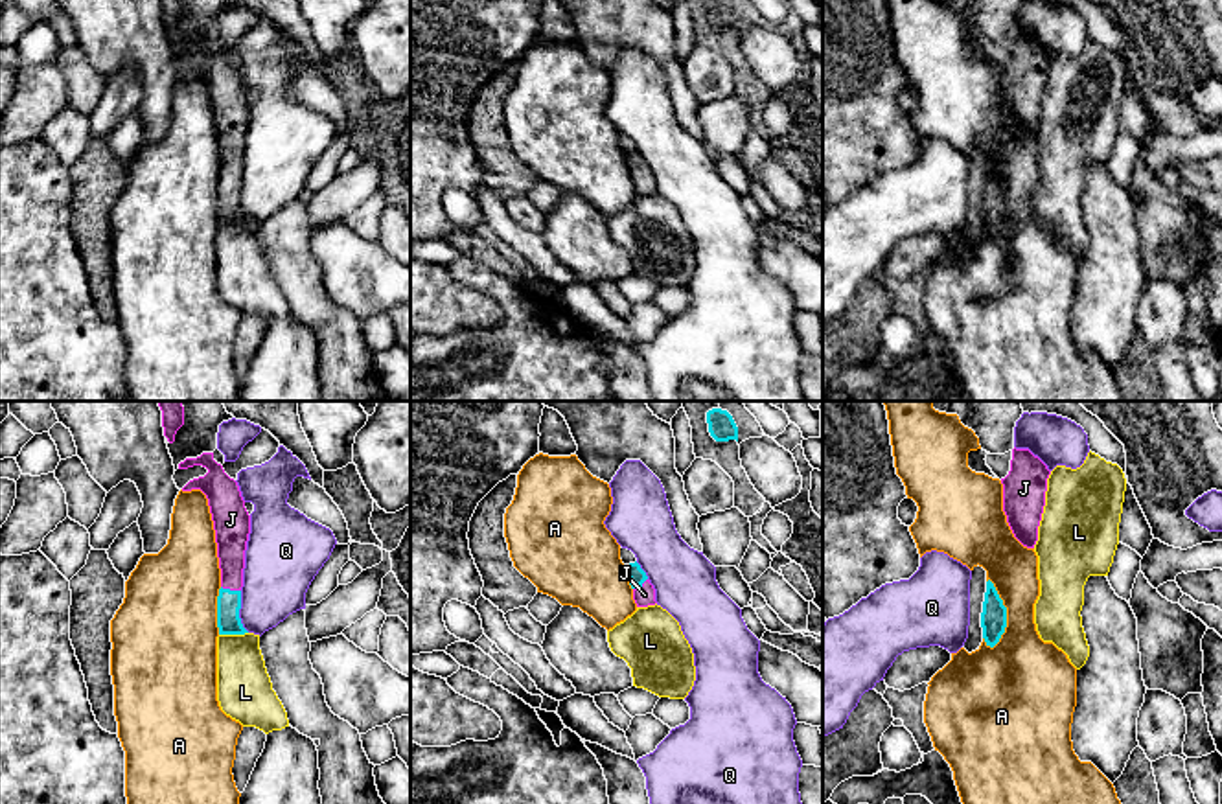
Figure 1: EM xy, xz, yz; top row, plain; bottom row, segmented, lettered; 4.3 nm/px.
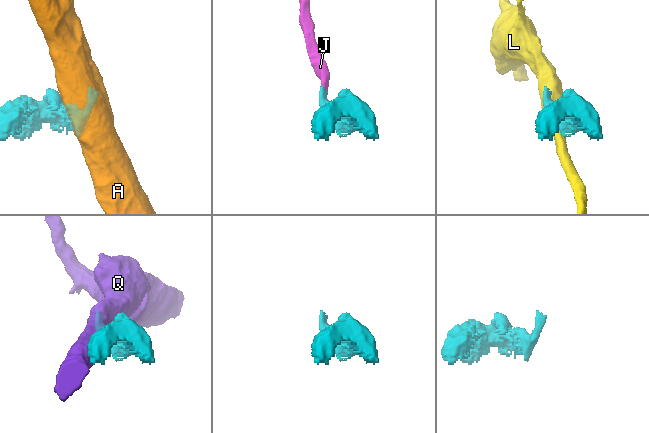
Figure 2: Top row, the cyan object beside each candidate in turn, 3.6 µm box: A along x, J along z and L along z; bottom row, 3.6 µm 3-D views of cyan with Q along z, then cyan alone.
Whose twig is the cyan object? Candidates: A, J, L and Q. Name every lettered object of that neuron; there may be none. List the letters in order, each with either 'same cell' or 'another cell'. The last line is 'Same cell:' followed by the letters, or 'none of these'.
A: another cell
J: same cell
L: another cell
Q: another cell
Same cell: J

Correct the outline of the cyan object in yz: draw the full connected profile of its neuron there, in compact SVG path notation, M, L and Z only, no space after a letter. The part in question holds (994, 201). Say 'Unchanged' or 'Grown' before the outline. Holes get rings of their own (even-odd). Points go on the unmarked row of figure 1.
Unchanged. M990 167L986 169L981 215L983 215L983 226L990 235L994 235L999 230L1007 215L1007 195L1003 193L1003 188L999 186Z

